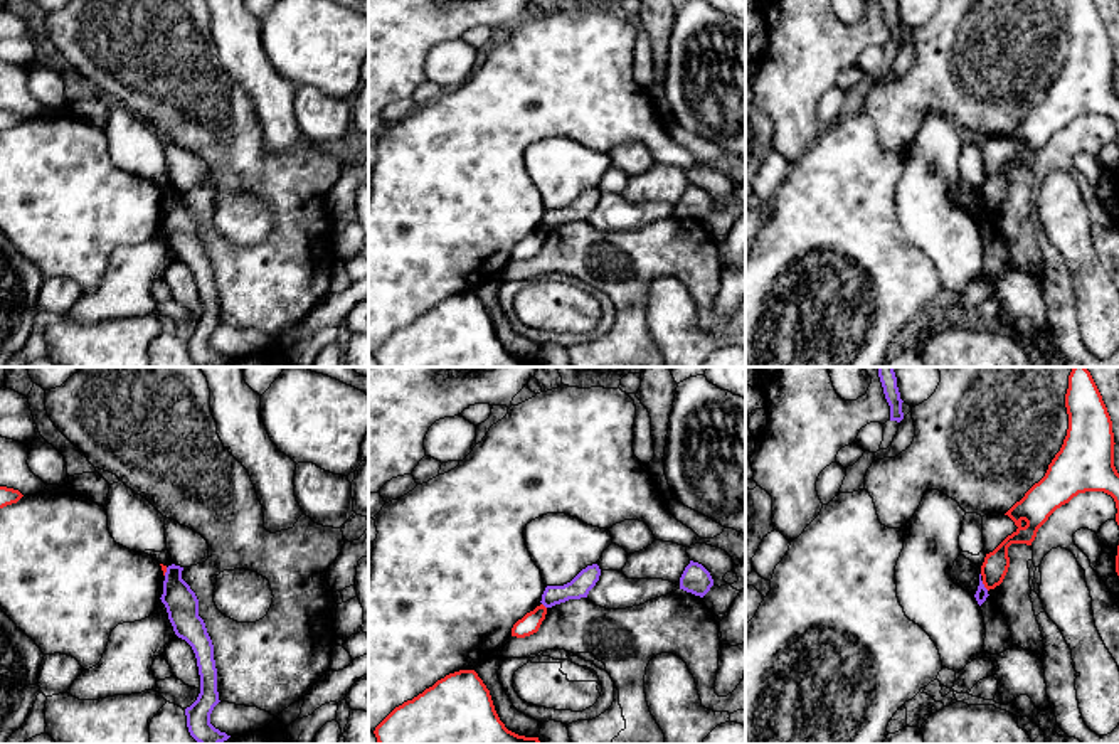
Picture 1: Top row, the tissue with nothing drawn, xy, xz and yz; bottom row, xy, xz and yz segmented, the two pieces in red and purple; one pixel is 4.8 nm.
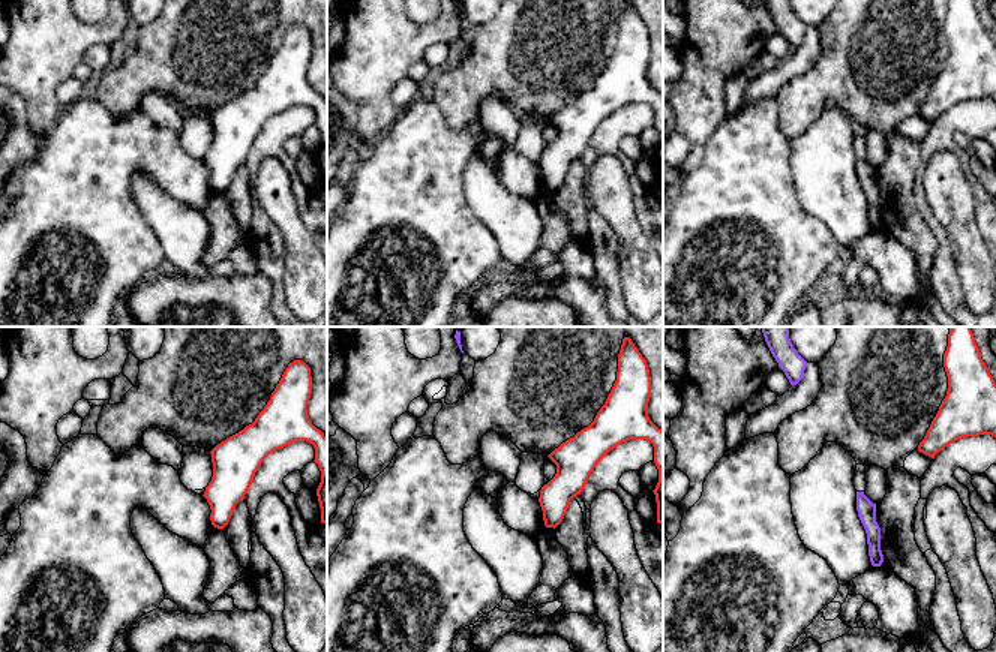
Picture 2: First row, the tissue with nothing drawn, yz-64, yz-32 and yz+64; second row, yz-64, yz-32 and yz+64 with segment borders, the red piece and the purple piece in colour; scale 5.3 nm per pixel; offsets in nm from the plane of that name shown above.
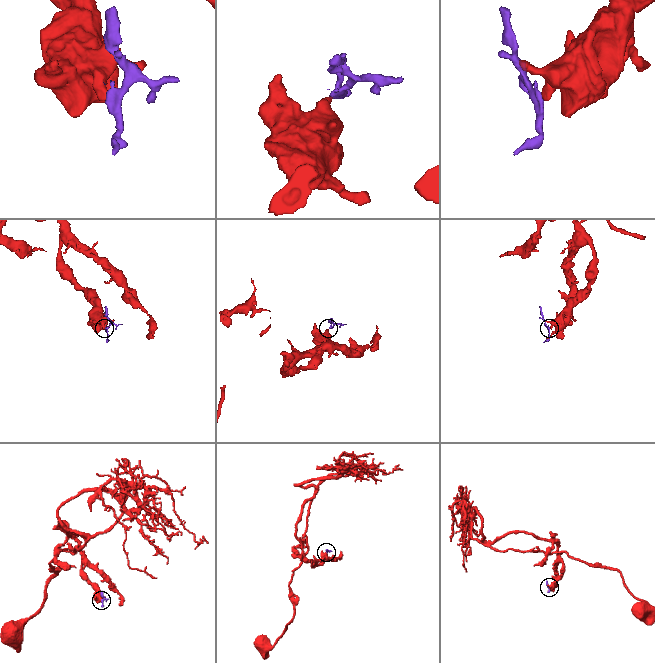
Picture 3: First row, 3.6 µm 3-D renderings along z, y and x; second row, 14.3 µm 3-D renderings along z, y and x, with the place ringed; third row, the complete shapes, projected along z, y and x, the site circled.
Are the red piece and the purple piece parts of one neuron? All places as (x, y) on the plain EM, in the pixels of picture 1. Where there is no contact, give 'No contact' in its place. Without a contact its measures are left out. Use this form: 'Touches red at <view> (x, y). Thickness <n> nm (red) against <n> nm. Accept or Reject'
Touches red at yz (985, 209). Thickness 120 nm (red) against 60 nm. Reject

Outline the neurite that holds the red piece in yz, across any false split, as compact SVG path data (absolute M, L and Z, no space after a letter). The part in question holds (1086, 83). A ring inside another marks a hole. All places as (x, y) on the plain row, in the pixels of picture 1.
M1069 0L1065 30L1069 52L1060 74L1045 99L1005 136L1018 151L984 180L981 199L988 214L1000 209L1008 195L1008 170L1031 168L1048 140L1079 116L1111 118L1119 148L1119 96L1114 89L1112 44L1092 0Z

